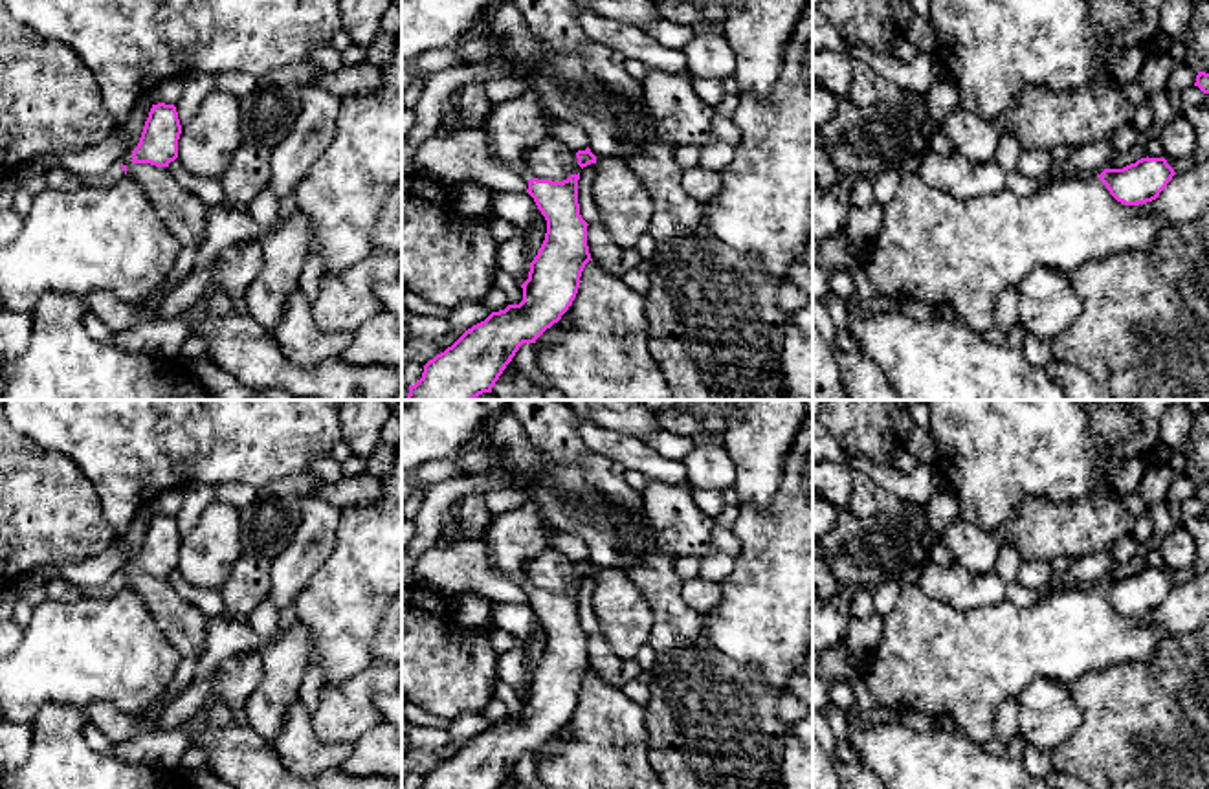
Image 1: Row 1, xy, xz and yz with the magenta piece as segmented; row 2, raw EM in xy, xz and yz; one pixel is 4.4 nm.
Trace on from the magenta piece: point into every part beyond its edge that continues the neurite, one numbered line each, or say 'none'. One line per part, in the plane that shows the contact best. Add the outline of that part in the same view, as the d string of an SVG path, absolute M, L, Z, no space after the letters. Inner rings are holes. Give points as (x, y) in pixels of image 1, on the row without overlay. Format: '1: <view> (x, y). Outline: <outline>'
1: xy (105, 591). Outline: M121 574L112 576L106 583L81 589L81 595L94 600L110 600L125 587Z

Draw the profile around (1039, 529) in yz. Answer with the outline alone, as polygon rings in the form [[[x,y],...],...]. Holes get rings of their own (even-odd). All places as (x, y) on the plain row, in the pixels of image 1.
[[[1103,481],[1088,495],[1071,501],[1024,499],[991,532],[1002,547],[1013,545],[1022,561],[1051,561],[1110,552],[1121,536],[1130,534],[1134,521],[1121,495]]]

